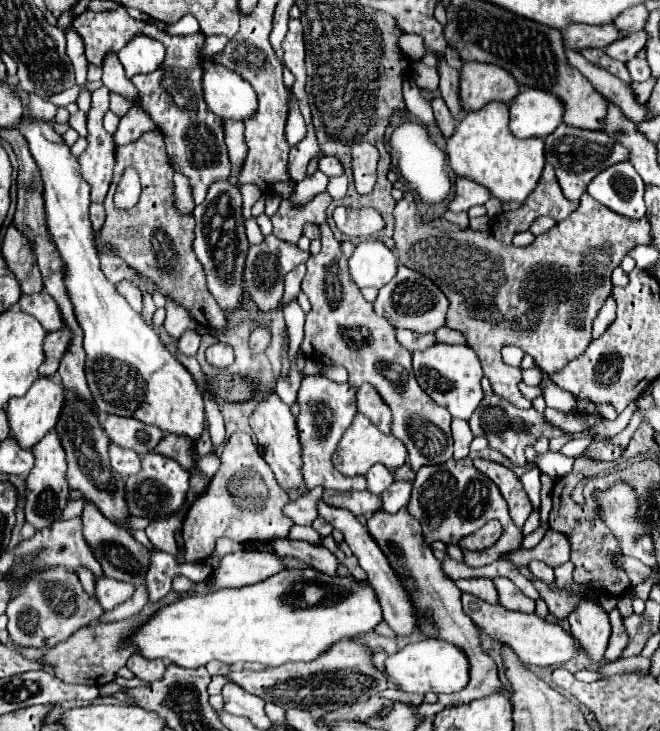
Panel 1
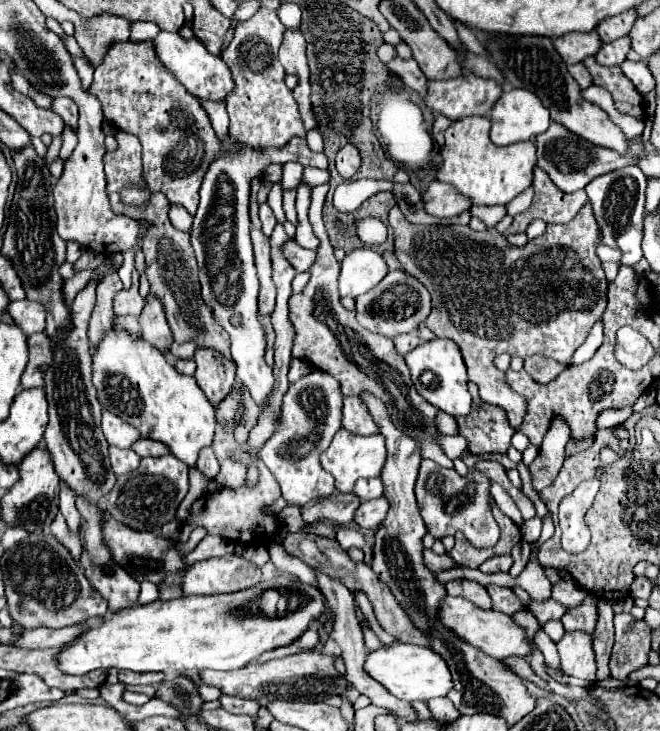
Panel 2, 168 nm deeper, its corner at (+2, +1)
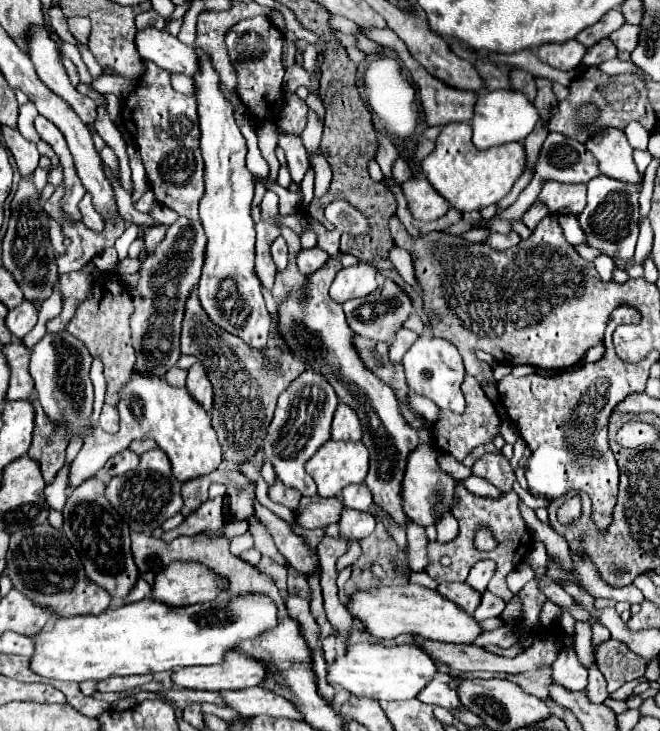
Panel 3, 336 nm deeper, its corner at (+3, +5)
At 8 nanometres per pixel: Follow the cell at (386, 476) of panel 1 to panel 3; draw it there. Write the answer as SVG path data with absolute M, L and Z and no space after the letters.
M351 484L341 494L341 502L343 502L343 508L351 508L351 510L357 510L357 512L367 512L373 504L373 496L371 496L371 492L365 484Z

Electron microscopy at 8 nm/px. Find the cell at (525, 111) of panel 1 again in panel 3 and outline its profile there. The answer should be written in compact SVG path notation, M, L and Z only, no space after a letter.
M515 90L485 92L477 98L475 116L471 120L473 144L479 150L487 150L491 146L499 146L507 142L523 142L529 136L529 132L535 128L537 120L539 120L537 108L527 100L523 92L515 92Z

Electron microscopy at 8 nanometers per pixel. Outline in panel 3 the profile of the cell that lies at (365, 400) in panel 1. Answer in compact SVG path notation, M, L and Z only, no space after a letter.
M339 404L337 412L335 412L333 426L331 426L331 440L351 440L351 442L359 442L361 440L359 418L345 404Z

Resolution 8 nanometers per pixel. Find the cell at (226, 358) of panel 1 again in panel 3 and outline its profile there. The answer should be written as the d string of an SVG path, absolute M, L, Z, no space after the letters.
M199 362L193 364L193 368L189 370L185 388L193 396L193 400L197 400L207 412L211 410L211 406L213 406L213 388L211 388L211 382L207 380L205 368Z

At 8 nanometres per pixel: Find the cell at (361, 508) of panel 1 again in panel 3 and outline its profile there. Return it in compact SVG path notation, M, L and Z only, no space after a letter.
M301 498L297 508L297 524L301 528L325 528L339 520L343 504L339 498Z

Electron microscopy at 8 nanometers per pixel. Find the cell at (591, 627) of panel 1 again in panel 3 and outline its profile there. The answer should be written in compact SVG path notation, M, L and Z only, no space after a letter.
M563 648L553 662L553 682L569 692L579 692L587 686L587 670L577 660L573 648Z

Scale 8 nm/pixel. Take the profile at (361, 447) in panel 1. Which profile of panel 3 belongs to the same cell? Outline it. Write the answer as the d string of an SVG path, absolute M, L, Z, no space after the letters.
M329 440L313 454L313 458L309 458L305 462L305 470L315 480L319 496L323 496L323 498L339 496L345 486L361 484L365 480L367 470L369 470L369 452L363 446L363 442L335 442L335 440Z

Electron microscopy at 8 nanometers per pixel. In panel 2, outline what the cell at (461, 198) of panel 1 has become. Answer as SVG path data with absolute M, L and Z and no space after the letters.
M434 180L424 194L426 212L436 218L454 218L464 210L470 210L470 202L460 192L454 192L452 184L442 184Z

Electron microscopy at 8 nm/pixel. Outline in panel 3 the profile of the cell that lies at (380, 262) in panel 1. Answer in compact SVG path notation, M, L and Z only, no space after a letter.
M365 264L343 268L337 274L337 278L333 280L333 284L329 288L329 296L337 304L343 304L353 298L369 296L377 288L375 276L377 276L377 270L371 266L365 266Z

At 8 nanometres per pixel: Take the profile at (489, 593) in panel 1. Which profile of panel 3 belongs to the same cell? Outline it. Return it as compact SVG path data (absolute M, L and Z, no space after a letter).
M439 584L437 592L441 592L441 596L445 596L447 600L453 600L461 610L473 614L475 608L481 602L481 594L477 590L473 590L469 584Z

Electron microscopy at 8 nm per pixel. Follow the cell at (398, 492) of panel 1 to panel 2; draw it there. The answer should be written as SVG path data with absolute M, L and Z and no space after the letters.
M380 496L378 500L368 500L364 502L358 510L356 510L356 516L354 520L364 526L364 528L378 528L382 524L382 520L386 518L386 512L388 512L388 500L384 496Z

